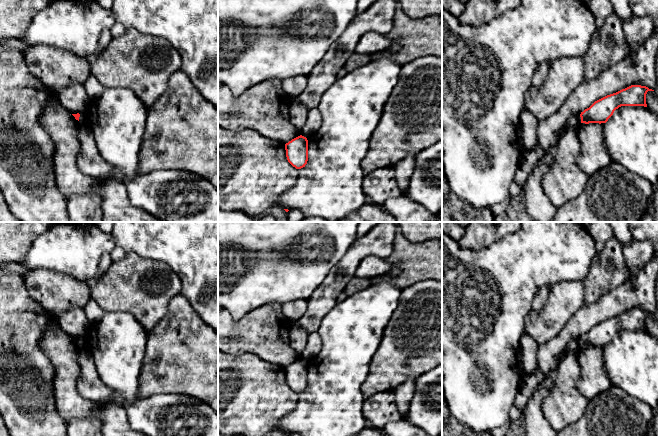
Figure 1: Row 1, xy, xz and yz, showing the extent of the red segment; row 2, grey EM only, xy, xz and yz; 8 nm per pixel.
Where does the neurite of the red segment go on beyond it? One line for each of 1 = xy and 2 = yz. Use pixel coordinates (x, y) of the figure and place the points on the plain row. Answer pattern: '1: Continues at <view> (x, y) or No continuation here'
1: No continuation here
2: No continuation here

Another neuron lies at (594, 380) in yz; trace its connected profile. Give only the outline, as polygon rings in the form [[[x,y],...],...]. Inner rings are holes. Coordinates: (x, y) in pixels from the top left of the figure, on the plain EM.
[[[581,347],[578,358],[580,379],[577,389],[584,397],[590,400],[613,386],[604,369],[601,348]]]

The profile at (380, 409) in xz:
[[[394,391],[378,392],[365,398],[362,411],[367,428],[384,430],[389,423],[402,419]]]

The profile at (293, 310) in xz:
[[[307,300],[288,301],[282,304],[282,312],[292,322],[304,315],[307,309]]]

